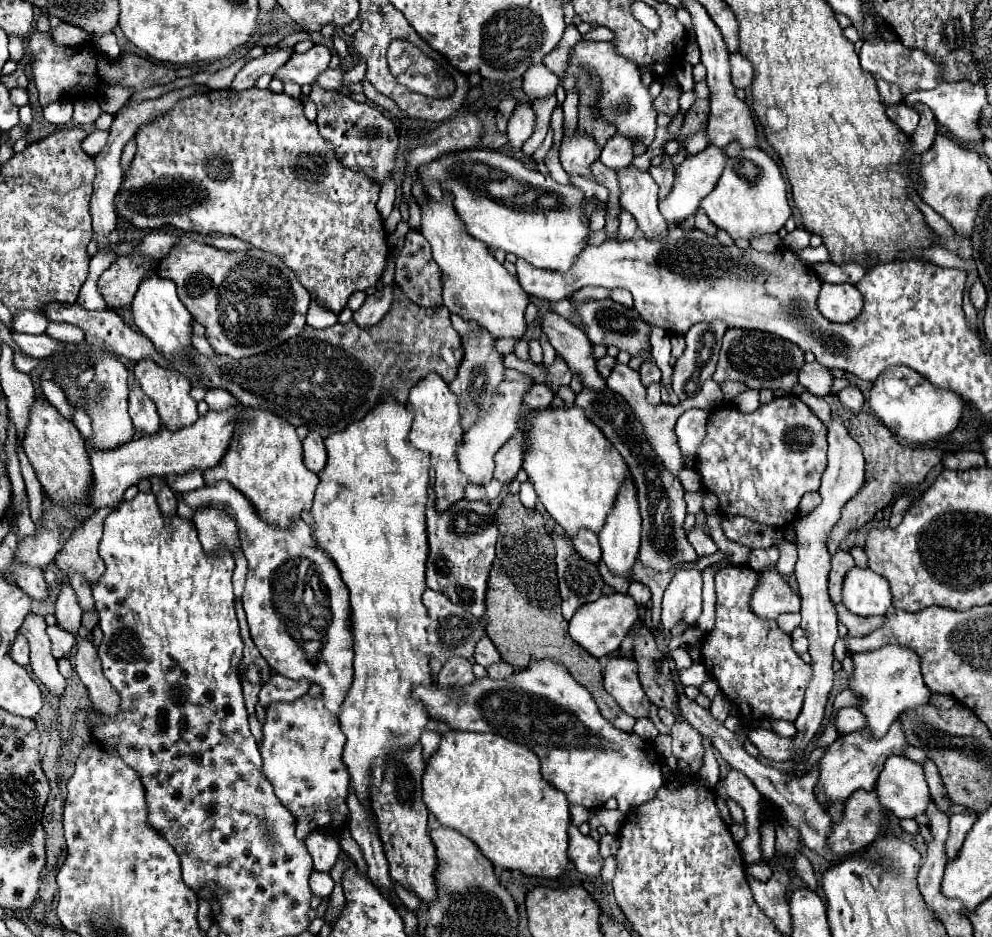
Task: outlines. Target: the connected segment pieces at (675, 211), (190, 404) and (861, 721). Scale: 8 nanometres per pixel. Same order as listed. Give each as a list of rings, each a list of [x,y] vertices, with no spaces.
[[[707,146],[701,154],[687,156],[685,158],[685,162],[675,170],[675,184],[673,184],[673,190],[671,190],[669,198],[665,198],[659,204],[659,210],[667,218],[667,222],[685,220],[687,216],[693,216],[697,212],[699,202],[709,194],[709,190],[715,188],[717,180],[721,178],[721,172],[725,168],[725,162],[727,162],[727,156],[717,146]]]
[[[145,358],[145,360],[139,360],[135,370],[135,380],[137,384],[141,386],[141,390],[153,400],[153,404],[157,406],[157,414],[161,418],[161,424],[163,428],[171,430],[171,432],[177,432],[181,430],[183,426],[191,426],[199,414],[197,414],[197,402],[189,396],[189,380],[177,372],[177,370],[167,370],[167,368],[161,368],[157,366],[153,360]]]
[[[841,708],[837,714],[837,730],[841,734],[861,730],[861,728],[865,728],[865,724],[867,724],[867,720],[865,720],[863,712],[857,708]]]

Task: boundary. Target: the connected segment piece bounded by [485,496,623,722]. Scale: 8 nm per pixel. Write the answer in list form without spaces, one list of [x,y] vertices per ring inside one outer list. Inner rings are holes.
[[[513,496],[501,502],[501,508],[497,510],[497,524],[499,524],[501,538],[497,540],[497,558],[493,562],[493,570],[489,576],[487,626],[485,626],[487,636],[497,646],[501,658],[505,658],[507,664],[519,670],[523,670],[531,660],[539,660],[539,658],[549,658],[549,660],[563,664],[567,672],[591,692],[601,714],[613,722],[623,710],[603,688],[603,674],[601,674],[599,660],[593,658],[591,654],[585,654],[585,650],[581,650],[581,646],[577,646],[567,634],[567,620],[561,616],[561,598],[559,598],[559,586],[557,586],[557,574],[555,574],[555,546],[553,546],[551,536],[545,530],[541,514],[535,510],[527,510],[519,502],[519,496]]]

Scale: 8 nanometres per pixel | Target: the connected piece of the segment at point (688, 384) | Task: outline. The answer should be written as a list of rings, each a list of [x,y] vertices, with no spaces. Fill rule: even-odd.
[[[721,320],[701,322],[701,324],[695,324],[689,328],[689,334],[685,334],[687,348],[685,348],[683,356],[675,362],[675,368],[673,368],[673,392],[679,396],[679,400],[687,400],[687,398],[697,396],[703,382],[713,376],[715,364],[719,358],[721,338],[725,332],[727,332],[727,324]]]

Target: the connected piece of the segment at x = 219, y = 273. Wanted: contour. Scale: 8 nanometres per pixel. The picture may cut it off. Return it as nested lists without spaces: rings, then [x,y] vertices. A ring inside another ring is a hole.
[[[183,236],[181,242],[173,246],[165,258],[159,260],[157,274],[177,284],[181,302],[191,312],[191,316],[205,326],[205,338],[217,354],[225,354],[235,360],[261,354],[297,336],[305,326],[309,292],[297,282],[295,274],[275,254],[263,250],[229,252]]]

